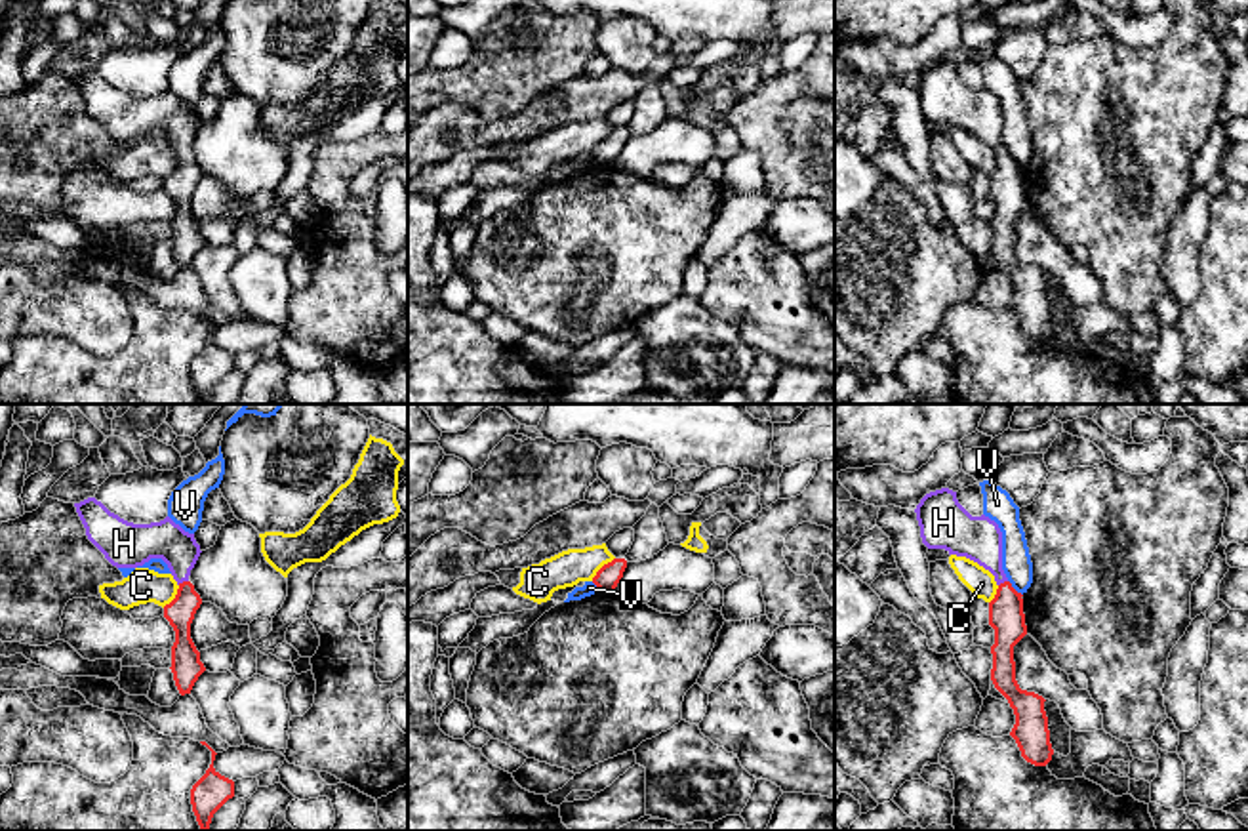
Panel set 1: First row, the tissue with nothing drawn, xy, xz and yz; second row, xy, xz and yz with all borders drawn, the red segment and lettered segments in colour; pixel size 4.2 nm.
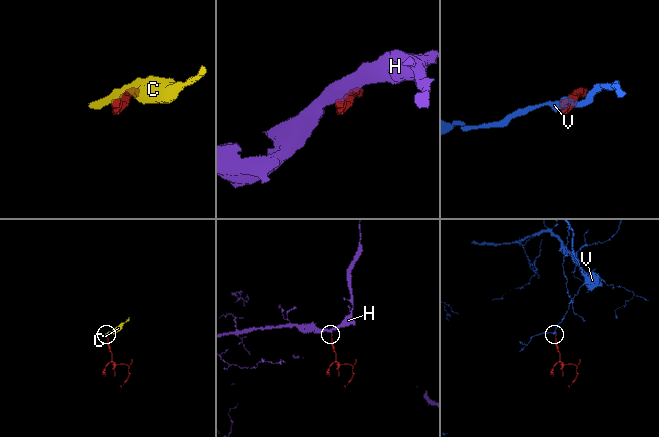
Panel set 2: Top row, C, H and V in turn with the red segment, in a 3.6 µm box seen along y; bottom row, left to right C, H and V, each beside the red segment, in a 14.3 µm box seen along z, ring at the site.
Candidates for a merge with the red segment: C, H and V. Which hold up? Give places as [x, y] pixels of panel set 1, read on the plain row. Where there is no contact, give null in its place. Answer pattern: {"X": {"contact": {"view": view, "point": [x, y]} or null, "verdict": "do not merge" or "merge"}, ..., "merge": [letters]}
{"C": {"contact": {"view": "xz", "point": [601, 141]}, "verdict": "do not merge"}, "H": {"contact": {"view": "xy", "point": [183, 155]}, "verdict": "merge"}, "V": {"contact": {"view": "yz", "point": [1012, 161]}, "verdict": "do not merge"}, "merge": ["H"]}

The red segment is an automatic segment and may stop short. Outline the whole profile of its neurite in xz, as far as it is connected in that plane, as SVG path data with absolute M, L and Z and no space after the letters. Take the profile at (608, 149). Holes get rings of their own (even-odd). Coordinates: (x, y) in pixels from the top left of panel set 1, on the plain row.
M614 132L596 145L593 156L604 166L614 166L623 151L625 141L627 141L625 132Z

